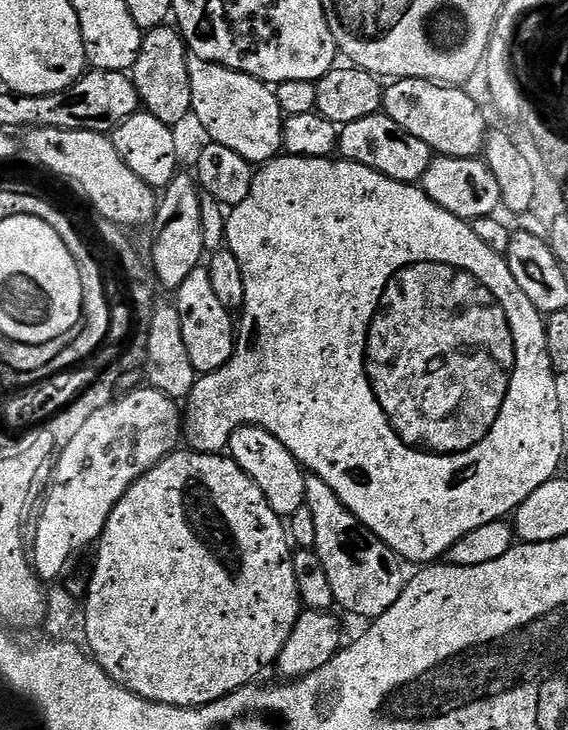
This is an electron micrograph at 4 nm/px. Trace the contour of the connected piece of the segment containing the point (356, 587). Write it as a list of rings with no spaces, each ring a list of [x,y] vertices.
[[[309,475],[306,490],[306,500],[314,514],[314,551],[325,567],[335,603],[356,616],[375,618],[386,614],[386,610],[398,602],[406,583],[405,565],[400,557],[340,501],[322,478]]]

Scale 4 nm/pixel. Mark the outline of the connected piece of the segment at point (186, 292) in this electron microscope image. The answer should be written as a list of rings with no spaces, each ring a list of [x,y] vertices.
[[[207,267],[195,268],[180,288],[175,289],[174,303],[182,322],[182,338],[186,338],[186,354],[194,362],[197,373],[216,372],[230,362],[236,353],[237,329],[233,313],[214,294]]]

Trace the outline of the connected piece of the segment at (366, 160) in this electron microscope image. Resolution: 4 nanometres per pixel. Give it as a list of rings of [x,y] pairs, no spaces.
[[[383,114],[343,125],[340,128],[338,152],[343,159],[352,160],[362,166],[370,166],[404,184],[423,181],[426,170],[434,159],[432,148],[426,142],[422,142],[422,138],[414,138],[410,130],[402,130],[398,122]]]

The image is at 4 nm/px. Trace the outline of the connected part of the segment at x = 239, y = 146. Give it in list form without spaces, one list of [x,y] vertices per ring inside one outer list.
[[[197,63],[192,68],[192,112],[206,126],[212,143],[221,144],[234,154],[242,154],[254,166],[263,166],[281,155],[284,147],[284,121],[286,119],[275,91],[250,74],[235,72],[221,64]]]

